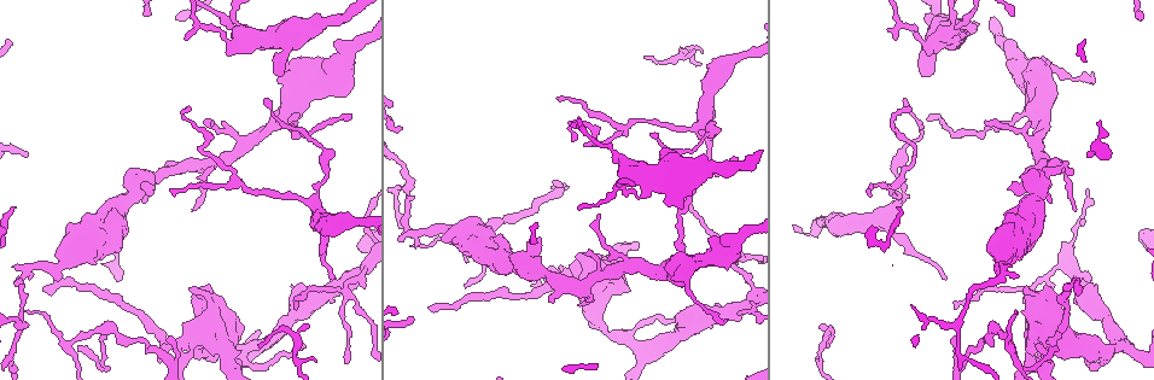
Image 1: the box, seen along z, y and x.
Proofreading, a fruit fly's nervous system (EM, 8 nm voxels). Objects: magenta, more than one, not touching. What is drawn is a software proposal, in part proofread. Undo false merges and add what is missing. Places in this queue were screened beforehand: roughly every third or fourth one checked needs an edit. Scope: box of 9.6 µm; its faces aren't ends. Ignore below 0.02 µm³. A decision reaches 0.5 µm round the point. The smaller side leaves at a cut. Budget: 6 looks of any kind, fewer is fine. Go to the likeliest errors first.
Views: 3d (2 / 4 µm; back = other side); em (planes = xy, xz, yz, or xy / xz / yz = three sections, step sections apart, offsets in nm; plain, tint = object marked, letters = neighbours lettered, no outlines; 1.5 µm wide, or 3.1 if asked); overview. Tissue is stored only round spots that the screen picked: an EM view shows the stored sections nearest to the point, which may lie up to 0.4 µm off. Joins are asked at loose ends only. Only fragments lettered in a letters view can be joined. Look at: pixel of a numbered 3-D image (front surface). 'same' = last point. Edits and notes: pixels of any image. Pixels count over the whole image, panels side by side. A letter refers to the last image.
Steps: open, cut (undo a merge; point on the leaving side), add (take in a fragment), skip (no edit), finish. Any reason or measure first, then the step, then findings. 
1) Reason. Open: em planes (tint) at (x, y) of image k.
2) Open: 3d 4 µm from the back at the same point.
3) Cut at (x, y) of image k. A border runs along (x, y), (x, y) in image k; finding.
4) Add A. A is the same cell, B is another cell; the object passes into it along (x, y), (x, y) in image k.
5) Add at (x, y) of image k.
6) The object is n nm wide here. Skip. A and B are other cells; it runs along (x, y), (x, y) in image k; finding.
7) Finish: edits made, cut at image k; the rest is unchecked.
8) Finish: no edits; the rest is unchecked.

End of a long branch. Open: em planes (letters) at (428, 308) of image 1.

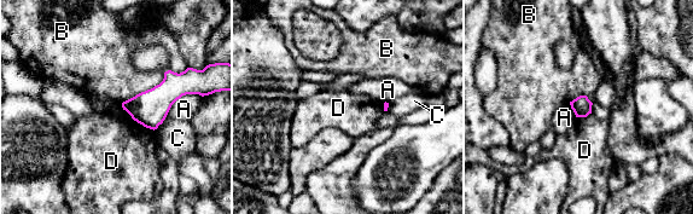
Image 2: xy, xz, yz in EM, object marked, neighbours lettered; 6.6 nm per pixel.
The object is 130 nm wide here. Skip. A, B, C and D are other cells; no lettered fragment goes on from it.

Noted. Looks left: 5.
Open: 3d 2 µm at (25, 276) of image 1.

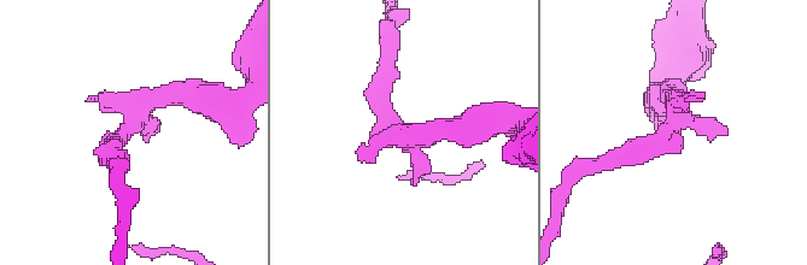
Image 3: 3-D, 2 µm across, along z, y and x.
Shape alone is not enough. Open: em planes (letters) at (404, 134) of image 3.

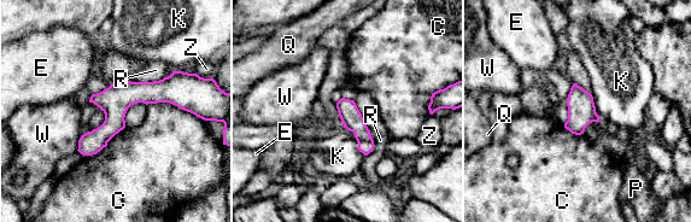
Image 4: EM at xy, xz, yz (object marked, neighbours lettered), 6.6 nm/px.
Skip. C, E, K, P, Q, R, W and Z are other cells; a border runs along (590, 93), (595, 111), (601, 118) in image 4; all the same neuron.

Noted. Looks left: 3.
Sudden change in width. Open: em planes (plain) at (1104, 352) of image 1.

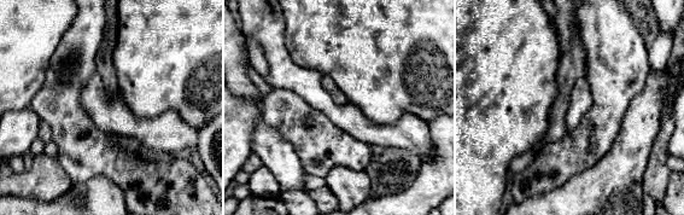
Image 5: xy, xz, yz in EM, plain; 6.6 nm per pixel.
Where the object lies. Open: em planes (tint) at the same point.

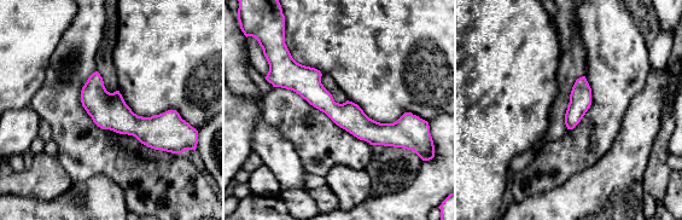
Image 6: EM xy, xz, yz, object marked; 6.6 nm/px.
Open: em planes (letters) at the same point.

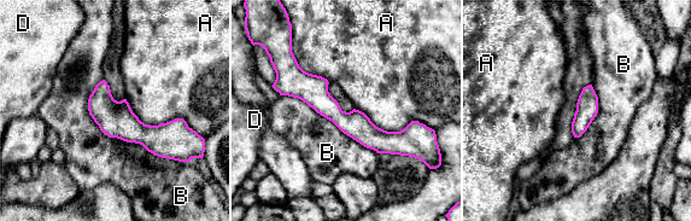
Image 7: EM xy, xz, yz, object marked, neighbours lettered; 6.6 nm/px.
Skip. A, B and D are other cells; it runs along (280, 87), (374, 138), (417, 128) in image 7; continuous, no second neuron.

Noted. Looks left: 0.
Finish: no edits; the rest is unchecked.

